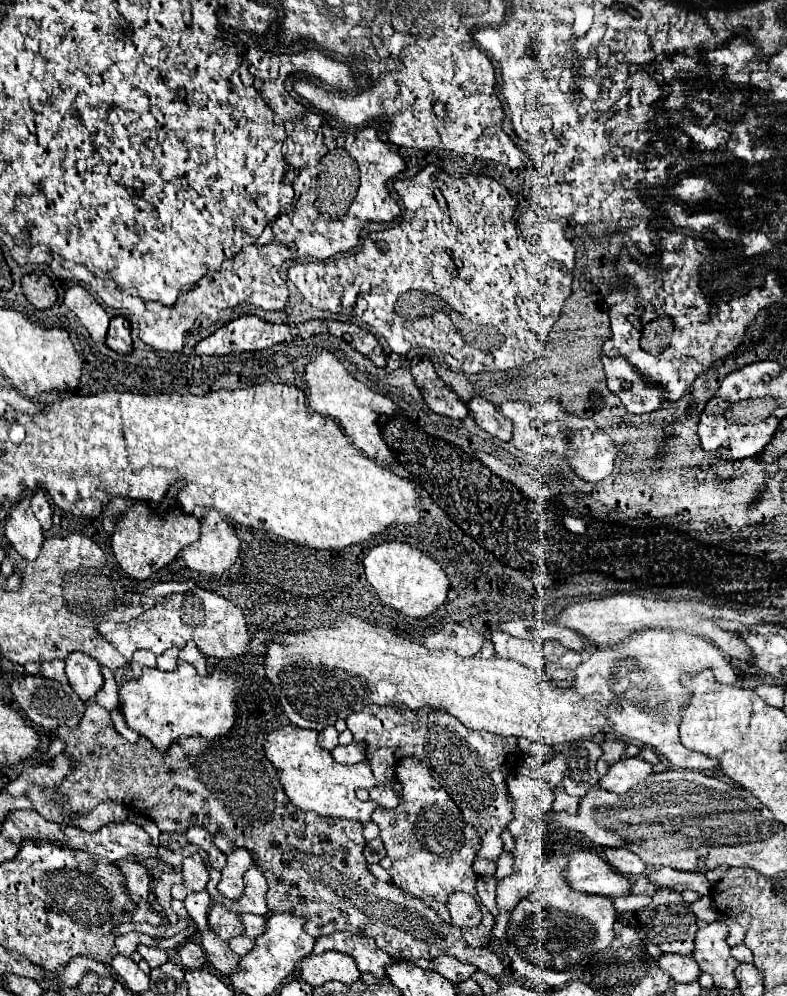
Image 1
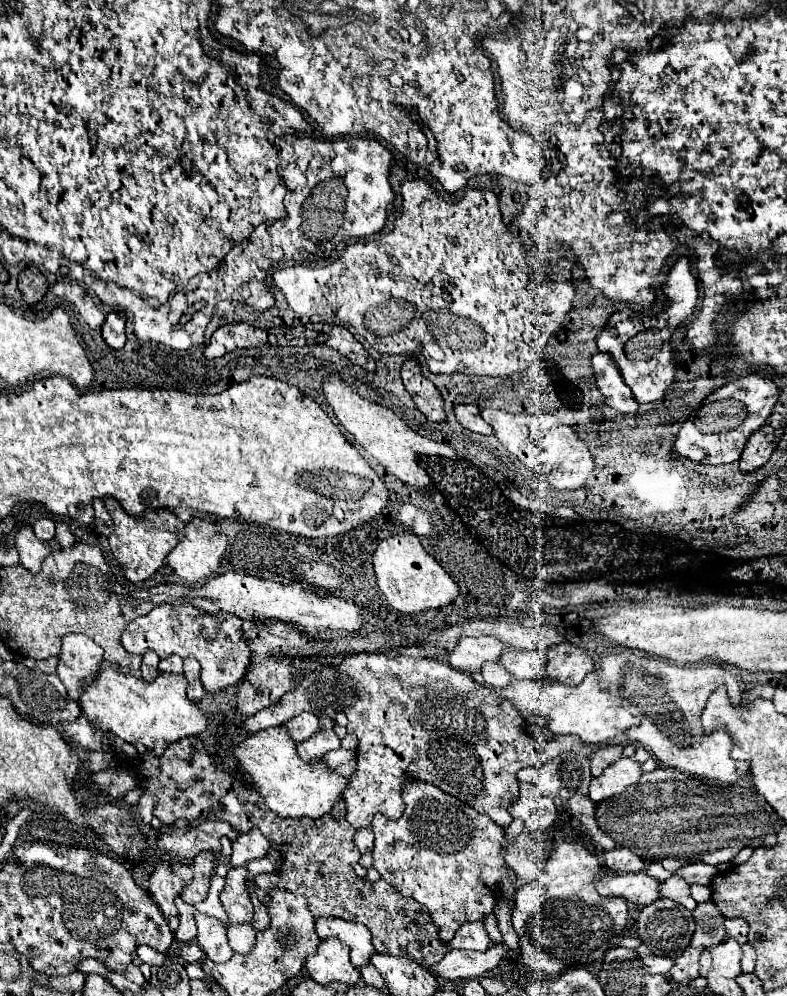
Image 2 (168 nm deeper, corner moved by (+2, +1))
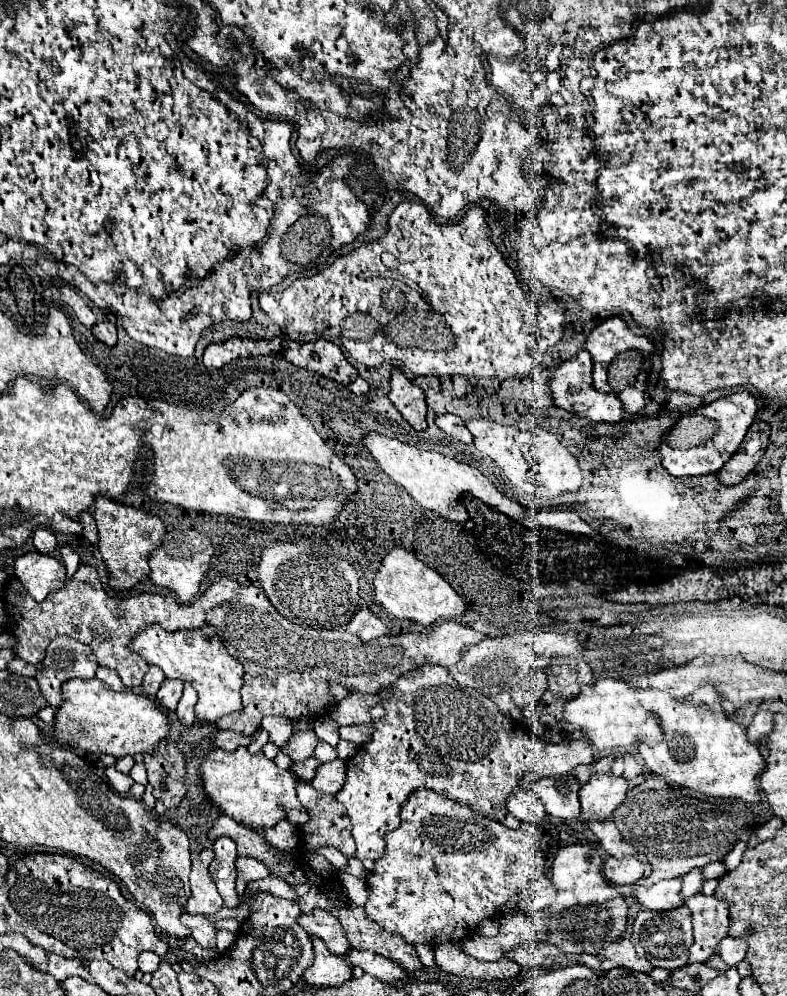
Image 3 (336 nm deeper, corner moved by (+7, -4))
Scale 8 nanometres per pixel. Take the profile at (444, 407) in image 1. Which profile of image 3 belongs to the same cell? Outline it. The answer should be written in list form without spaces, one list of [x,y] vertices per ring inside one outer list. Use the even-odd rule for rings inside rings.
[[[393,368],[393,372],[391,372],[391,390],[389,390],[387,396],[389,396],[391,404],[399,410],[399,414],[415,430],[425,430],[427,428],[427,422],[425,422],[425,412],[427,412],[425,394],[423,394],[423,390],[419,390],[419,386],[409,382],[407,376],[399,368]]]

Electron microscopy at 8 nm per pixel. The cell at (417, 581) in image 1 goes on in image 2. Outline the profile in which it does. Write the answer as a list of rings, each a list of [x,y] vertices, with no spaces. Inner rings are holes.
[[[400,533],[396,537],[380,541],[378,549],[372,555],[374,571],[378,577],[378,587],[388,599],[388,603],[400,613],[422,613],[428,609],[438,609],[452,603],[458,597],[458,585],[454,579],[430,557],[420,539],[410,533]]]

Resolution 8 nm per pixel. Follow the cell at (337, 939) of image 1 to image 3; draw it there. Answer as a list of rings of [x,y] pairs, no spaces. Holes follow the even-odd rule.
[[[313,910],[309,914],[301,914],[297,918],[299,926],[305,928],[305,932],[309,936],[319,936],[325,940],[327,948],[331,950],[331,954],[337,954],[337,956],[345,956],[347,950],[351,948],[349,940],[345,938],[345,932],[343,932],[343,926],[341,922],[327,910]]]

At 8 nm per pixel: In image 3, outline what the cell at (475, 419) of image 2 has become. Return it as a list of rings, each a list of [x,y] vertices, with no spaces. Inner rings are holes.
[[[441,414],[441,416],[437,416],[437,418],[435,418],[435,424],[437,424],[447,436],[457,438],[457,440],[461,440],[461,442],[465,442],[465,444],[473,440],[473,436],[469,434],[469,430],[465,430],[463,420],[457,418],[457,416],[453,416],[453,414]]]

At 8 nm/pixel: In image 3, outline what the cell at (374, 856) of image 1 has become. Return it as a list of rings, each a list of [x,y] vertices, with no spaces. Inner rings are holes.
[[[349,858],[347,860],[347,866],[343,868],[343,870],[335,870],[337,874],[339,872],[347,872],[347,874],[351,874],[351,876],[357,876],[357,878],[361,878],[361,880],[365,880],[365,876],[367,876],[367,870],[363,868],[363,864],[357,860],[357,858]]]

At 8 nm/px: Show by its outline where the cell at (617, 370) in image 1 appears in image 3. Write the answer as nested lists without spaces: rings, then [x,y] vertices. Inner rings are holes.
[[[579,350],[577,356],[573,356],[571,360],[565,360],[559,368],[553,370],[553,374],[549,376],[549,390],[551,396],[555,398],[555,404],[563,410],[571,410],[577,416],[585,416],[591,418],[593,422],[609,422],[615,424],[617,420],[623,418],[623,406],[617,394],[603,394],[593,390],[591,386],[591,372],[593,372],[593,360],[591,354],[587,350]]]

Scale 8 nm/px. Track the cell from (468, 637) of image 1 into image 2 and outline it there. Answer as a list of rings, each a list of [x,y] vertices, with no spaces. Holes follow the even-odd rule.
[[[460,637],[458,645],[448,653],[448,663],[460,671],[478,671],[484,661],[496,661],[506,649],[514,649],[504,645],[502,641],[494,641],[494,637]]]

